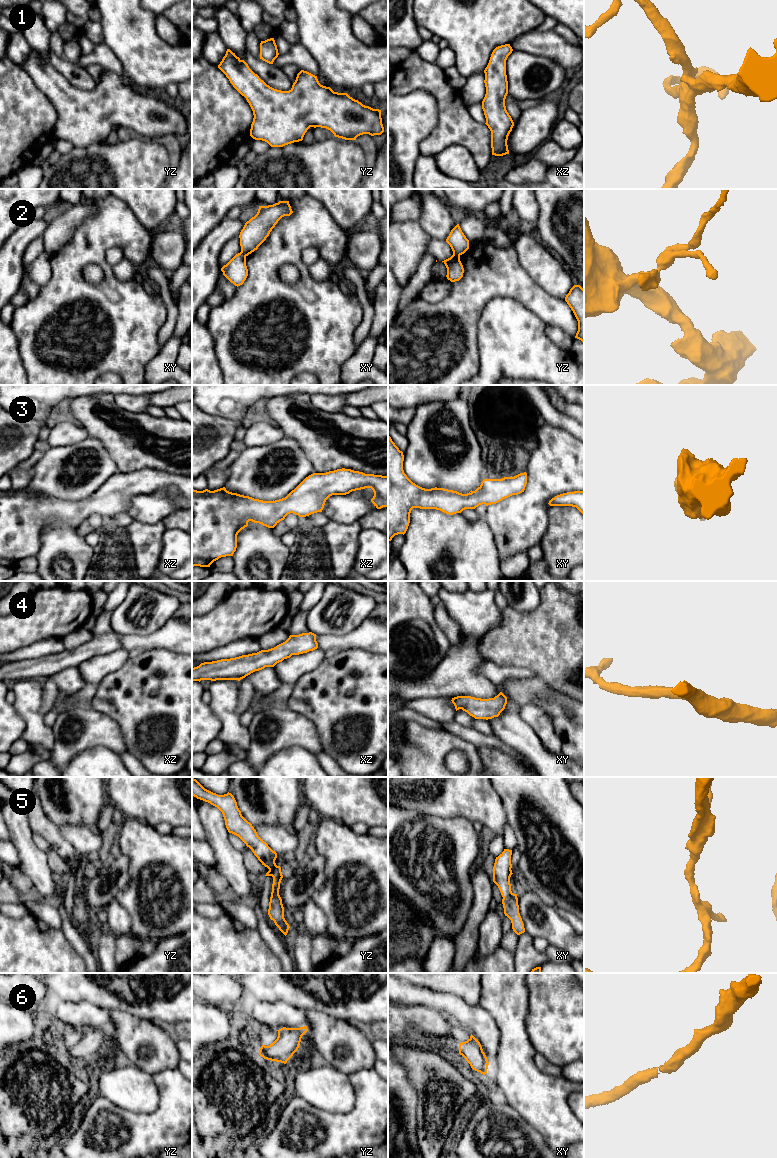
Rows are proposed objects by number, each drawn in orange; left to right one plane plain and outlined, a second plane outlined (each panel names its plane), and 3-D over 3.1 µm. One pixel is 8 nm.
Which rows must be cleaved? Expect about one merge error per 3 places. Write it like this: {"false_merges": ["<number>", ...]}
{"false_merges": ["2"]}

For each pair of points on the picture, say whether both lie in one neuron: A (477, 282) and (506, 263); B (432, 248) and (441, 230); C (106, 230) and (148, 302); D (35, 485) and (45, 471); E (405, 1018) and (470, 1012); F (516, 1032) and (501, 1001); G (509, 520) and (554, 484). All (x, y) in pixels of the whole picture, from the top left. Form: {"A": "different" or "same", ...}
{"A": "same", "B": "different", "C": "same", "D": "same", "E": "different", "F": "same", "G": "same"}

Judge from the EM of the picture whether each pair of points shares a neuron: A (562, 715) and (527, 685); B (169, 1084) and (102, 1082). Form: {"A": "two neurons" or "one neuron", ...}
{"A": "two neurons", "B": "two neurons"}

